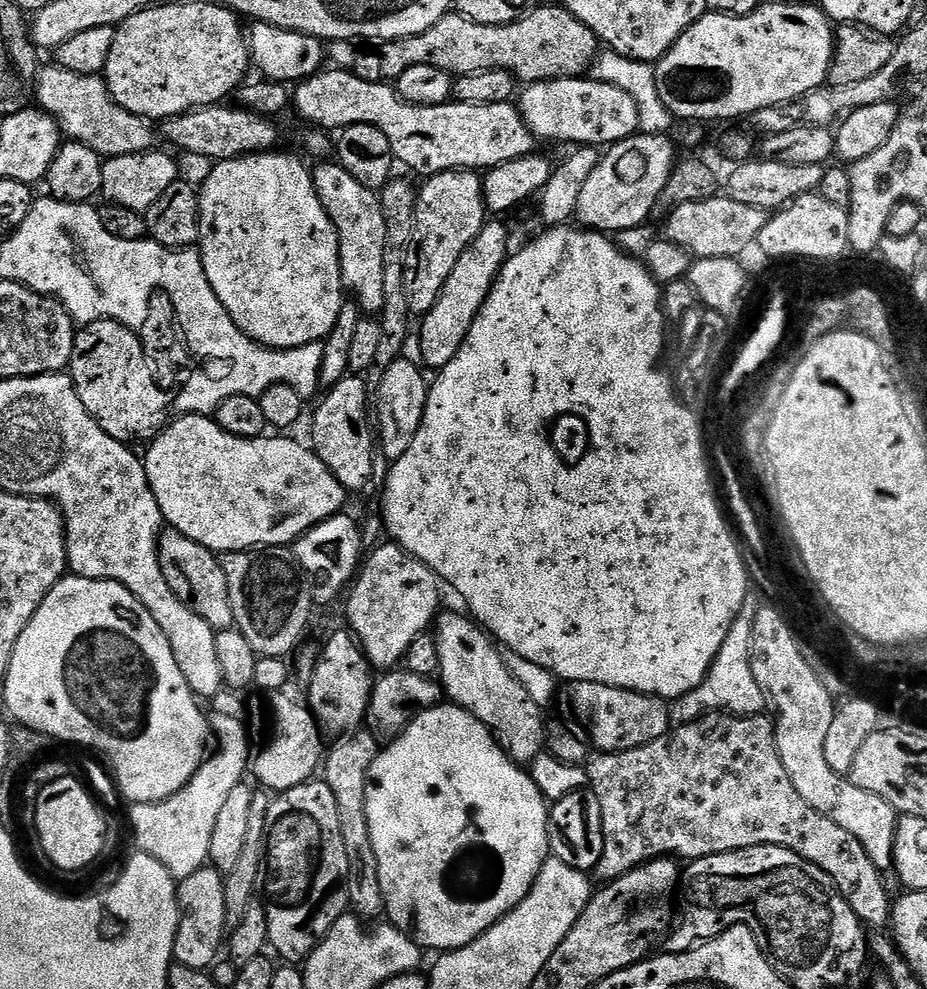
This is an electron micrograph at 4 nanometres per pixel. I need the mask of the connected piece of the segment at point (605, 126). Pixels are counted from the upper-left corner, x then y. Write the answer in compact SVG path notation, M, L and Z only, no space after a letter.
M588 76L529 84L519 93L518 109L537 139L572 144L568 146L604 148L639 131L639 108L632 96Z

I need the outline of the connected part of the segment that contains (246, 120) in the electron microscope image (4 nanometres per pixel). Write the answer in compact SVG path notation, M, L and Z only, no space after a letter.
M223 103L212 104L208 108L196 108L163 121L162 136L172 144L177 144L192 156L201 156L207 162L233 160L239 156L254 156L257 152L270 152L277 147L280 132L271 119L245 112L239 106L224 108Z

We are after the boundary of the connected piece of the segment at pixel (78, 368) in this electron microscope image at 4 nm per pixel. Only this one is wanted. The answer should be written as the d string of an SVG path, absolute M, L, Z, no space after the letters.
M95 320L93 324L83 325L76 334L70 375L78 398L82 398L82 406L86 406L88 413L98 422L98 426L102 426L102 430L106 430L106 434L110 434L110 438L125 442L133 442L132 440L151 442L169 423L169 393L154 382L139 335L125 324L113 320Z

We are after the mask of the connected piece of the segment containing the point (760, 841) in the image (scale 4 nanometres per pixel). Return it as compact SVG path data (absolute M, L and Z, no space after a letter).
M709 714L689 724L673 727L662 738L654 738L654 742L646 742L646 746L634 750L593 751L586 761L587 787L598 798L604 831L602 856L598 859L594 876L600 882L607 882L617 880L623 872L649 860L679 858L691 862L701 860L703 856L717 856L720 852L773 844L789 848L825 872L861 924L869 929L887 929L892 919L893 901L888 900L884 880L880 877L883 876L881 869L870 862L870 854L862 850L862 842L858 842L854 834L846 834L838 822L830 822L830 818L818 814L818 810L814 810L814 806L794 790L786 766L782 766L782 758L778 758L773 725L764 719L763 715Z

